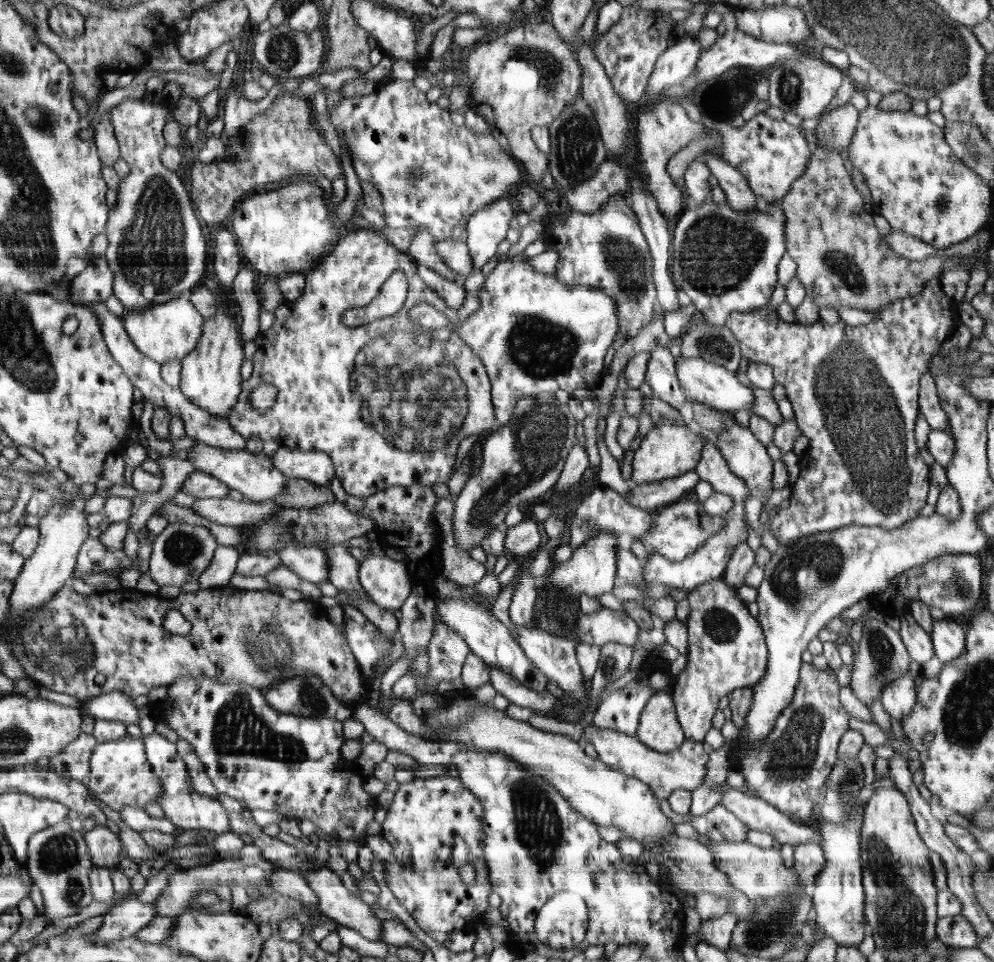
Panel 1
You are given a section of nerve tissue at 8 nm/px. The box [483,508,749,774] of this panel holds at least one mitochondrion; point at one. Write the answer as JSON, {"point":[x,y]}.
{"point":[722,628]}

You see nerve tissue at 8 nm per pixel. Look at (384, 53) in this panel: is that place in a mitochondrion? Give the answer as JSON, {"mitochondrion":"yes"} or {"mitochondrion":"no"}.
{"mitochondrion":"no"}

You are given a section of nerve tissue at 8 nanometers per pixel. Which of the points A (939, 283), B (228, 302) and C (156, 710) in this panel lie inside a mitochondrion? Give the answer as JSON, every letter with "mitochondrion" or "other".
{"A":"other","B":"other","C":"other"}

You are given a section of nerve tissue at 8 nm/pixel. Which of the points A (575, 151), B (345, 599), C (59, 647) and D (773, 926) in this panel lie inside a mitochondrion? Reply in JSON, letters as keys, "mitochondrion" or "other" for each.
{"A":"mitochondrion","B":"other","C":"mitochondrion","D":"mitochondrion"}

